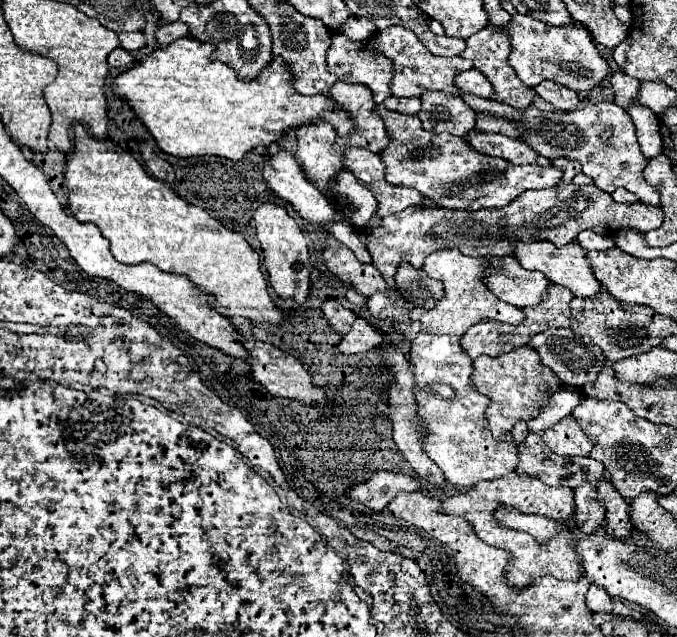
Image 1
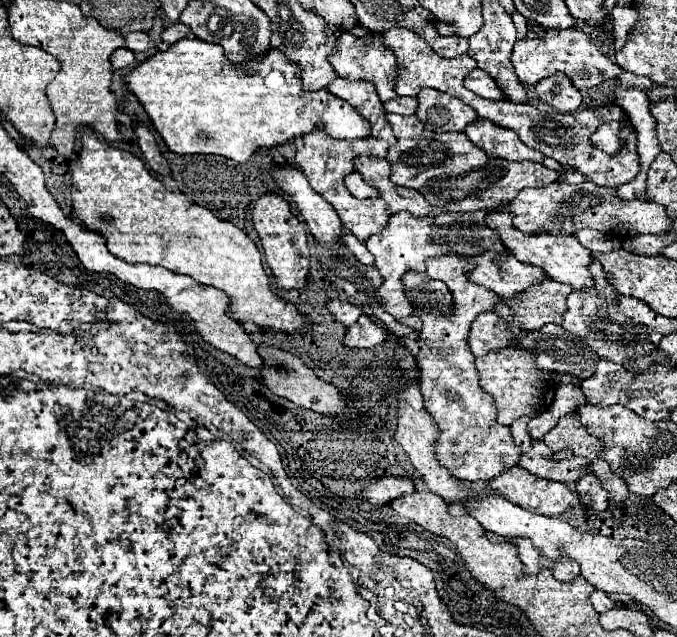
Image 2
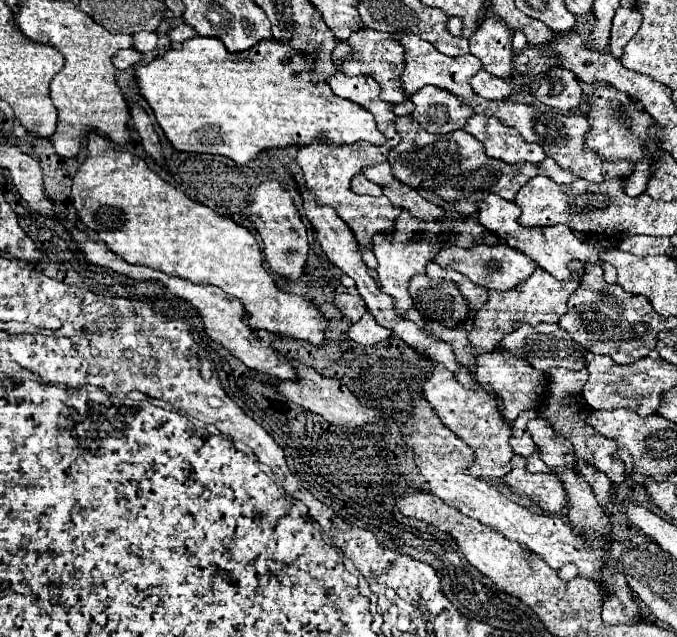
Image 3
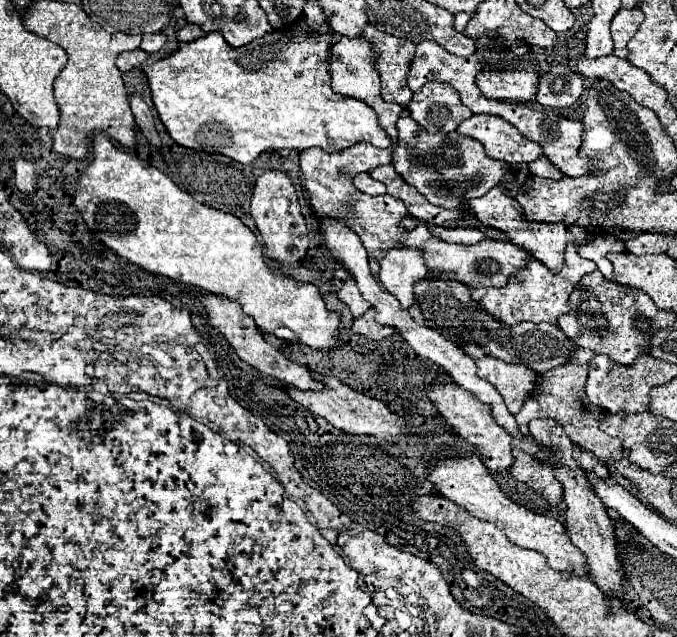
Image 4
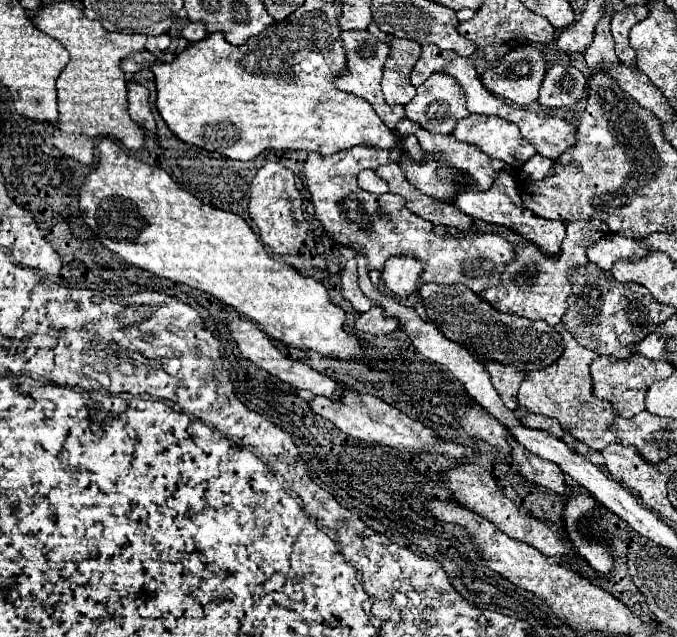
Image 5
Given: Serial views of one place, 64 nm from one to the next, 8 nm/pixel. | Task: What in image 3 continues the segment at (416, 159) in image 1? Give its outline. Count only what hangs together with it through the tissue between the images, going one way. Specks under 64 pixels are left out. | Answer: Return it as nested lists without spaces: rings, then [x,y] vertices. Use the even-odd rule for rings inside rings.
[[[396,116],[394,126],[402,138],[400,144],[388,154],[394,178],[414,188],[420,196],[446,212],[478,212],[478,202],[486,194],[500,194],[504,200],[512,202],[516,192],[528,184],[528,180],[542,174],[538,164],[532,162],[508,164],[486,156],[484,146],[464,130],[450,134],[428,134],[412,116]]]

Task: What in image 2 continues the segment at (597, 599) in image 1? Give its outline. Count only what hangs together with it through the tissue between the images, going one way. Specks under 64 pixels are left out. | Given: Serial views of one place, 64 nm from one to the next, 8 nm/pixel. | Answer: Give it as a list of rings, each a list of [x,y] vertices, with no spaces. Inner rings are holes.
[[[594,590],[592,592],[592,596],[590,596],[590,600],[592,600],[592,606],[596,608],[596,612],[606,612],[606,610],[610,610],[612,606],[614,606],[614,602],[608,598],[608,594],[606,592],[602,592],[602,590]]]

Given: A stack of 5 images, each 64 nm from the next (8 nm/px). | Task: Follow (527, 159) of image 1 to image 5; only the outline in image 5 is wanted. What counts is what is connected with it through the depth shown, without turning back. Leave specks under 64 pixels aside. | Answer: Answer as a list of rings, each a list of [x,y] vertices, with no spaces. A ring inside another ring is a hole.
[[[470,114],[456,124],[454,136],[458,140],[476,144],[490,158],[504,160],[510,166],[520,166],[536,154],[536,148],[520,136],[516,124],[496,116]]]

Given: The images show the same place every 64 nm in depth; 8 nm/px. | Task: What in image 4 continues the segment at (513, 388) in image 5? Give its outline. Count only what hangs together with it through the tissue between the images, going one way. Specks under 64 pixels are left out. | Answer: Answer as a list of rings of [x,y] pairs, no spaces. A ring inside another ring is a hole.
[[[484,356],[476,360],[476,366],[480,378],[488,380],[502,394],[512,414],[516,414],[522,408],[524,400],[534,390],[536,372],[532,372],[522,364],[508,364],[508,362],[500,362],[494,356]]]

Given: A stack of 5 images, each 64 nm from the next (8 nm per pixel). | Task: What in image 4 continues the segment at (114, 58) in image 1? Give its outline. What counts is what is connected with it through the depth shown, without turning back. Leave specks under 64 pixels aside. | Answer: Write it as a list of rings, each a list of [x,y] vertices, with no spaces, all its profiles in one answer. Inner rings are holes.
[[[140,49],[125,51],[118,56],[116,66],[120,68],[120,72],[128,72],[143,64],[148,58],[149,54]]]

